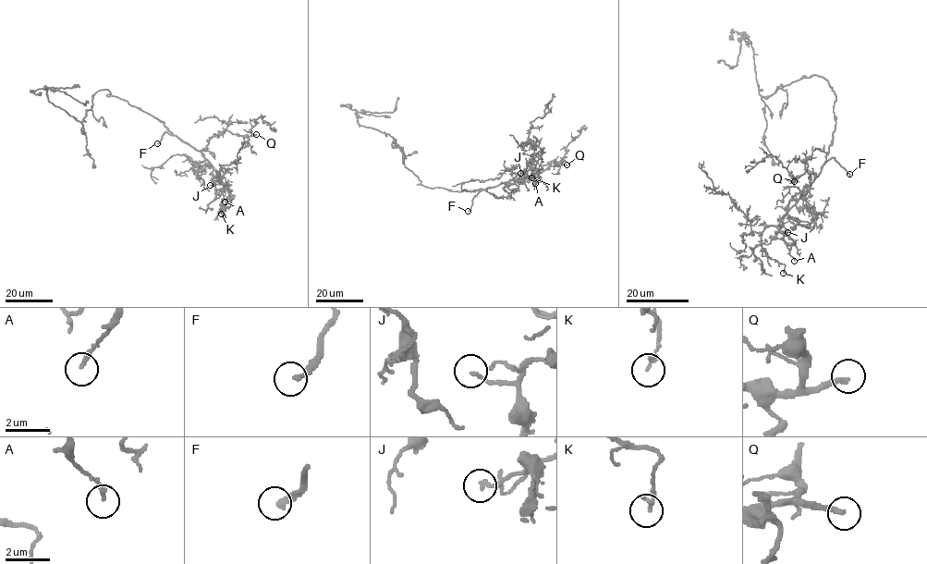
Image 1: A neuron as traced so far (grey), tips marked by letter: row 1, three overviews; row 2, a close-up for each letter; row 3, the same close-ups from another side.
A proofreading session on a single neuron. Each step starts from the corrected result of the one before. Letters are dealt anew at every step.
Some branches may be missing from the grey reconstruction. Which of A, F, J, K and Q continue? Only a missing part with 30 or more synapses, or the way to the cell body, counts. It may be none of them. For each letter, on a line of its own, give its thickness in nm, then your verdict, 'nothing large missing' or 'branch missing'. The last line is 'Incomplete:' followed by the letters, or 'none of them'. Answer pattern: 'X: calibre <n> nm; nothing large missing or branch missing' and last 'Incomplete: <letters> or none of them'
A: calibre 200 nm; nothing large missing
F: calibre 240 nm; branch missing
J: calibre 160 nm; nothing large missing
K: calibre 170 nm; nothing large missing
Q: calibre 220 nm; branch missing
Incomplete: F, Q

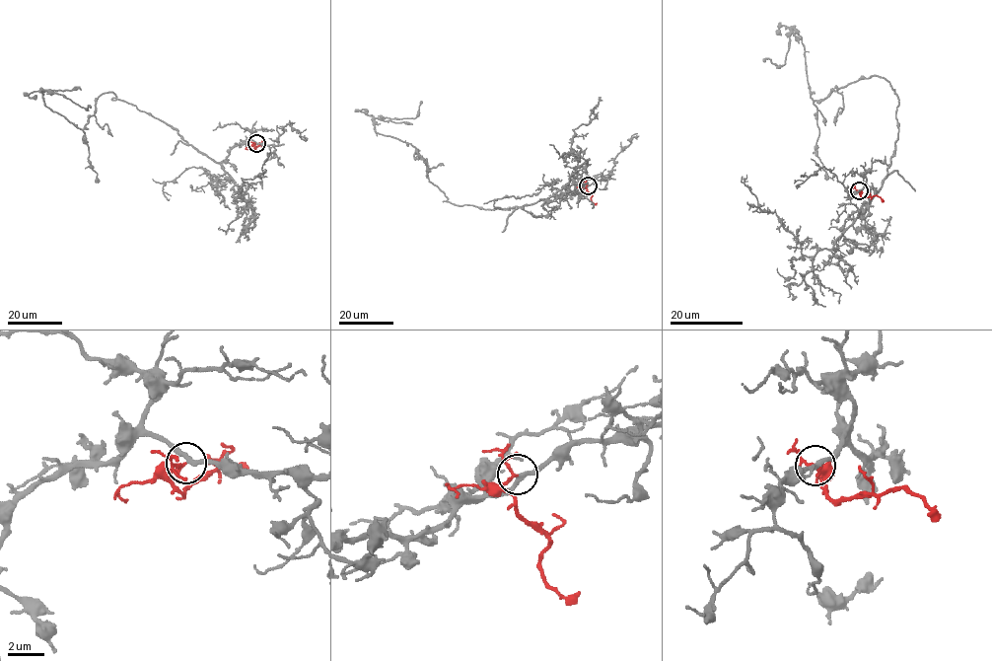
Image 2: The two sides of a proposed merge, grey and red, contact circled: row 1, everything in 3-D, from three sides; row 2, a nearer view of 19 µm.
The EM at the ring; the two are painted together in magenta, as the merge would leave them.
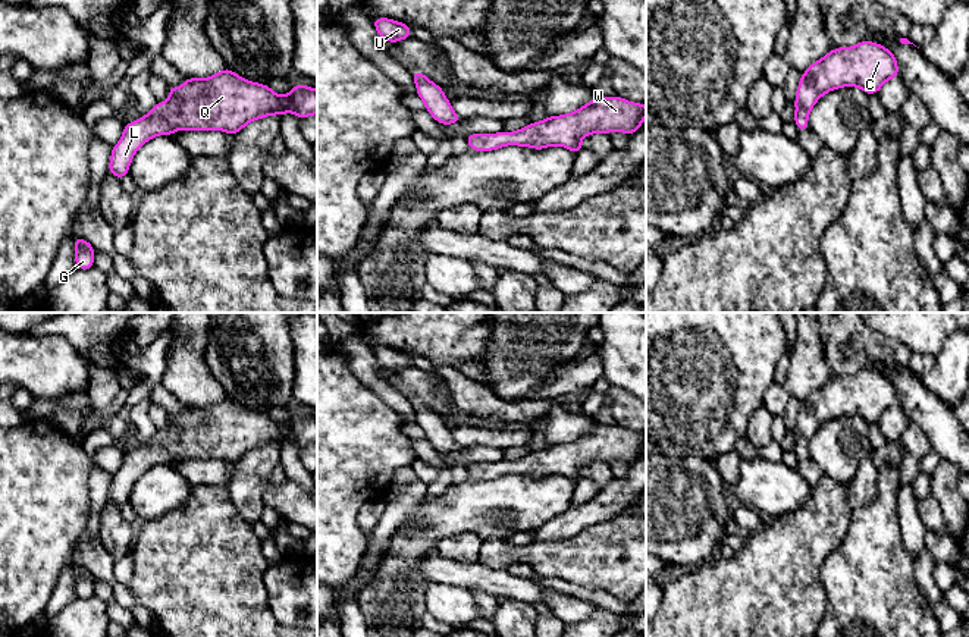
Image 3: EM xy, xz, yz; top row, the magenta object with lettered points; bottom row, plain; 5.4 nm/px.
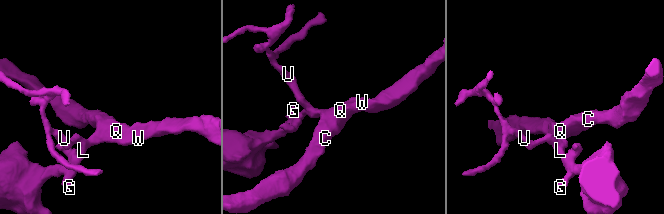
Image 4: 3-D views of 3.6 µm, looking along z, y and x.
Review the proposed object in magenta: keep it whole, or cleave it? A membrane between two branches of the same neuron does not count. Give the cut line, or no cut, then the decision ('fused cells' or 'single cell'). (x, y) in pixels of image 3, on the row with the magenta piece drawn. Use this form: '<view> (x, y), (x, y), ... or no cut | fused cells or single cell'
no cut | single cell

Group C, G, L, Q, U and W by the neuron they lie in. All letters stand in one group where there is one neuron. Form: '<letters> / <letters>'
C G L Q U W

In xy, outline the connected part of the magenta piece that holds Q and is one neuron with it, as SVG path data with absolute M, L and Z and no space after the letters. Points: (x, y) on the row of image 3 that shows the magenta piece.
M228 68L204 79L186 78L181 87L169 87L166 103L156 103L144 117L125 123L120 141L112 147L109 170L123 179L135 153L157 135L182 129L225 131L233 136L253 120L286 112L300 119L317 114L317 90L292 85L282 97Z

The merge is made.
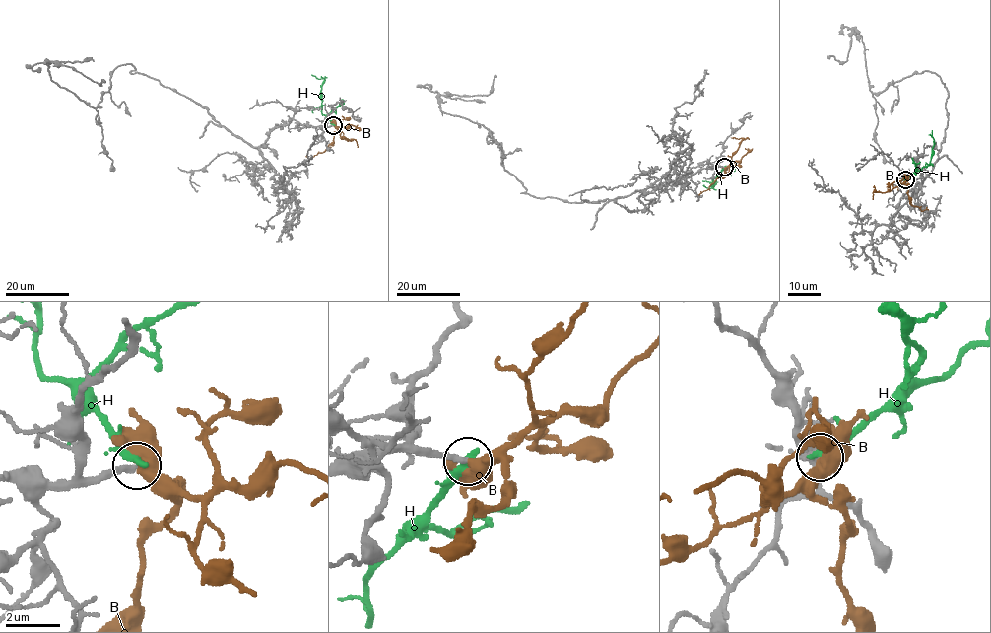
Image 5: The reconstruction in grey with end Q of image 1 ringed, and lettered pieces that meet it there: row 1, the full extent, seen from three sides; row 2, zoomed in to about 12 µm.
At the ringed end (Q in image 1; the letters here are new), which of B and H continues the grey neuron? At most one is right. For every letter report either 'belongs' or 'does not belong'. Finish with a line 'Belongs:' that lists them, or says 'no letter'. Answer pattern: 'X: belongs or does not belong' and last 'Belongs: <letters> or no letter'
B: belongs
H: does not belong
Belongs: B

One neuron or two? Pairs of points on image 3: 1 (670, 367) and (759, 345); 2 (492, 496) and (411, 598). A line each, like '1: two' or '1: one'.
1: one
2: one

